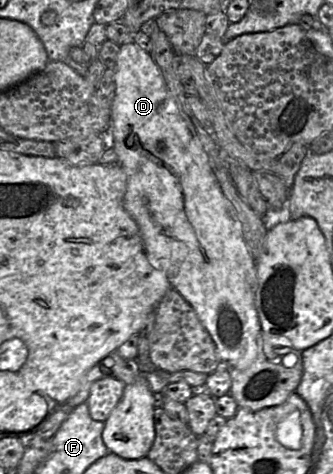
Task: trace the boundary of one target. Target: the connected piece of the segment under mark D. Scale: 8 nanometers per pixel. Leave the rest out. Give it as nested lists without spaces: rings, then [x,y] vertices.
[[[132,40],[120,46],[115,65],[115,96],[110,109],[109,142],[119,158],[119,165],[127,176],[127,189],[124,196],[124,207],[136,223],[141,235],[148,260],[153,267],[163,272],[171,288],[175,289],[190,304],[202,325],[210,334],[220,362],[228,363],[238,369],[248,368],[257,357],[257,337],[261,334],[261,325],[255,306],[257,290],[257,263],[245,243],[242,225],[237,218],[234,206],[224,196],[209,159],[200,144],[193,138],[186,123],[179,114],[177,104],[170,95],[161,70],[150,53],[142,50]]]

